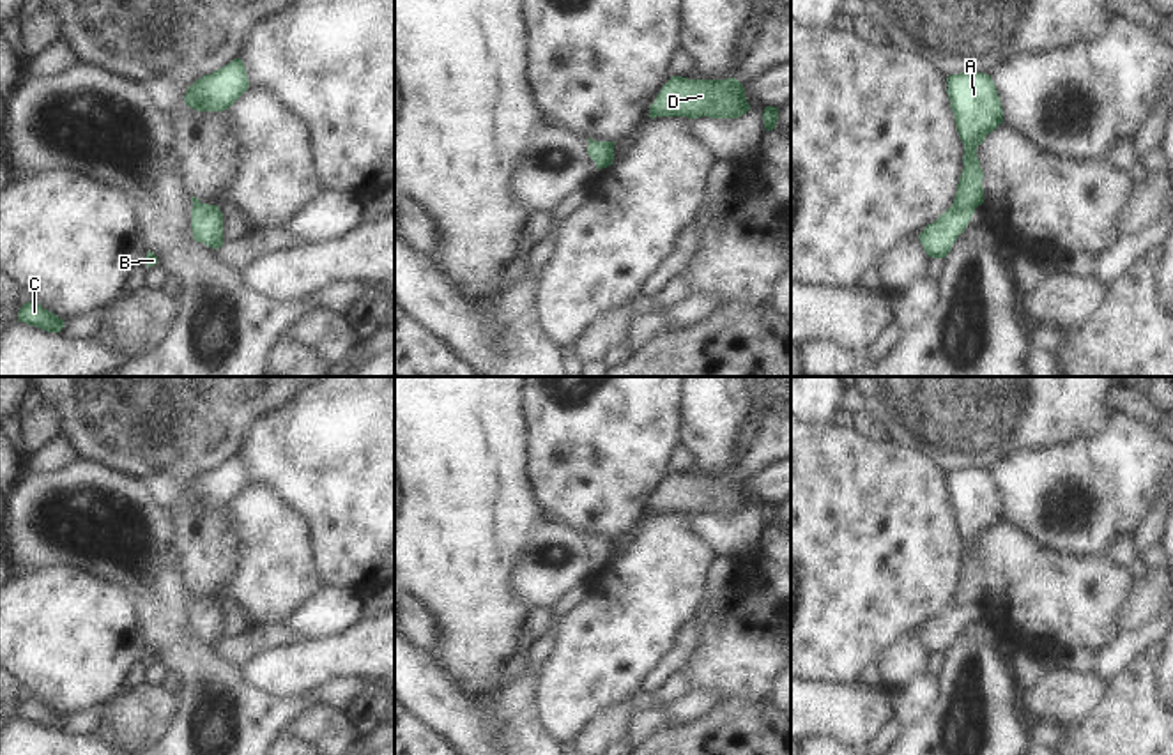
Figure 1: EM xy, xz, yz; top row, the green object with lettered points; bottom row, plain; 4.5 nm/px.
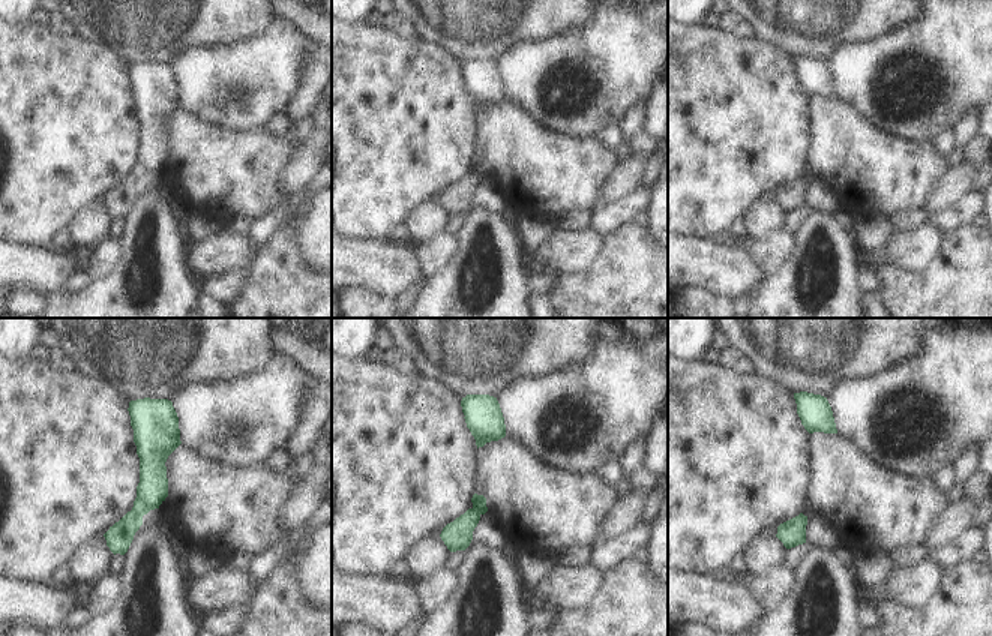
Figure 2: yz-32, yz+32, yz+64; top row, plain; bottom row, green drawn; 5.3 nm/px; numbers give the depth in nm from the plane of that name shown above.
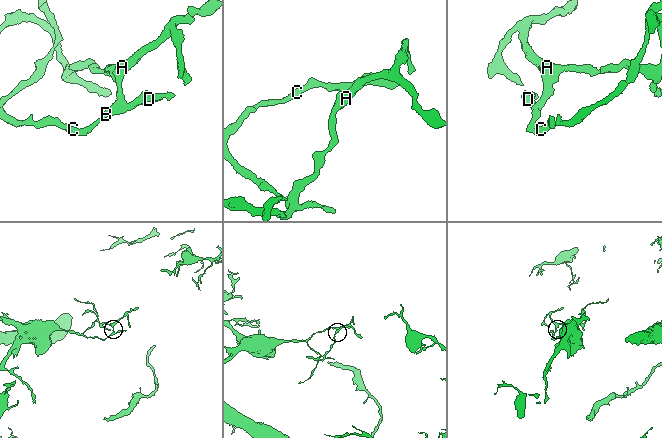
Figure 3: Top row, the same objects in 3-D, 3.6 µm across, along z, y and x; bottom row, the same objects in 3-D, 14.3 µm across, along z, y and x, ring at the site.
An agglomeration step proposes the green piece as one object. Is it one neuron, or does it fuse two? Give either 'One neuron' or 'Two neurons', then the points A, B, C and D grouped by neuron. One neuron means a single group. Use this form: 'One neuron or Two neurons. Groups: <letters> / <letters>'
One neuron. Groups: A B C D.

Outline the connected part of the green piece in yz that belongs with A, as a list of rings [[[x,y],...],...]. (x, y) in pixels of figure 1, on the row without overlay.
[[[966,467],[947,474],[947,490],[959,534],[964,541],[962,569],[950,605],[918,631],[931,654],[945,654],[957,633],[966,626],[975,605],[984,599],[984,568],[977,543],[1003,520],[1003,504],[989,470]]]

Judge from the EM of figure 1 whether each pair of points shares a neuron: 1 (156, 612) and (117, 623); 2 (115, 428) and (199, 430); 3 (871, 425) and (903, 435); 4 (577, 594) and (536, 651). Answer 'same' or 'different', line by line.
1: different
2: same
3: different
4: same

